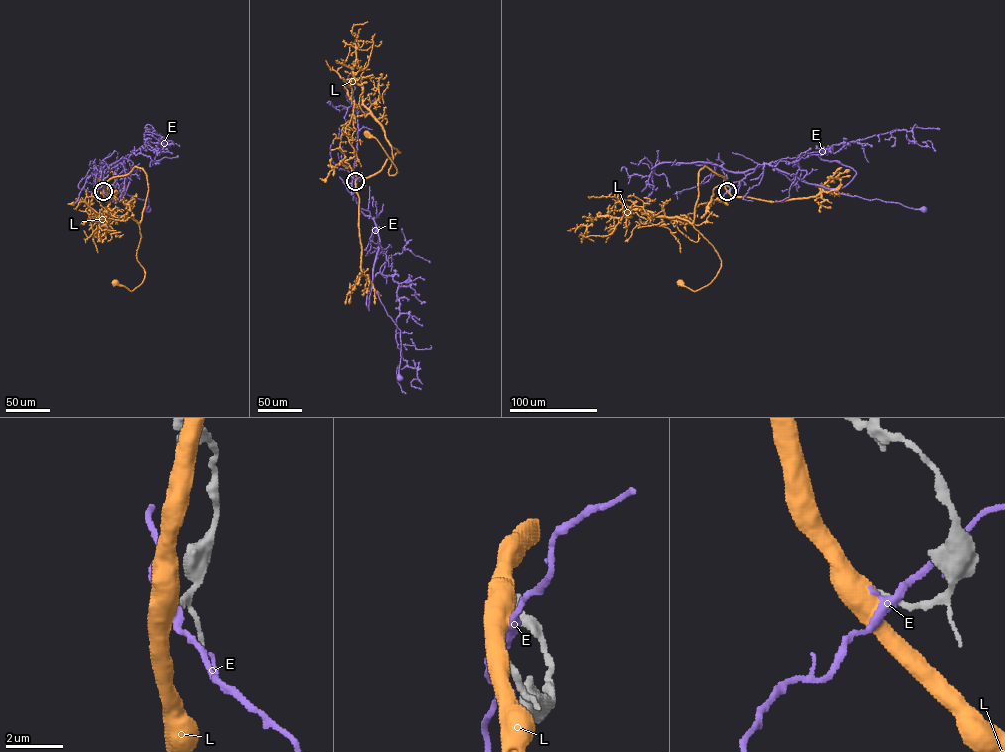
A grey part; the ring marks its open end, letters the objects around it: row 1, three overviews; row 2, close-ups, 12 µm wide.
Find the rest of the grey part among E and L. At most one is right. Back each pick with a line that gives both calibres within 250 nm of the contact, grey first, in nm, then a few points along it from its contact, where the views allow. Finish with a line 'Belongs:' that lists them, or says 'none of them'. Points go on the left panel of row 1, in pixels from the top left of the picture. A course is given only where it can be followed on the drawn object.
Belongs: none of them

